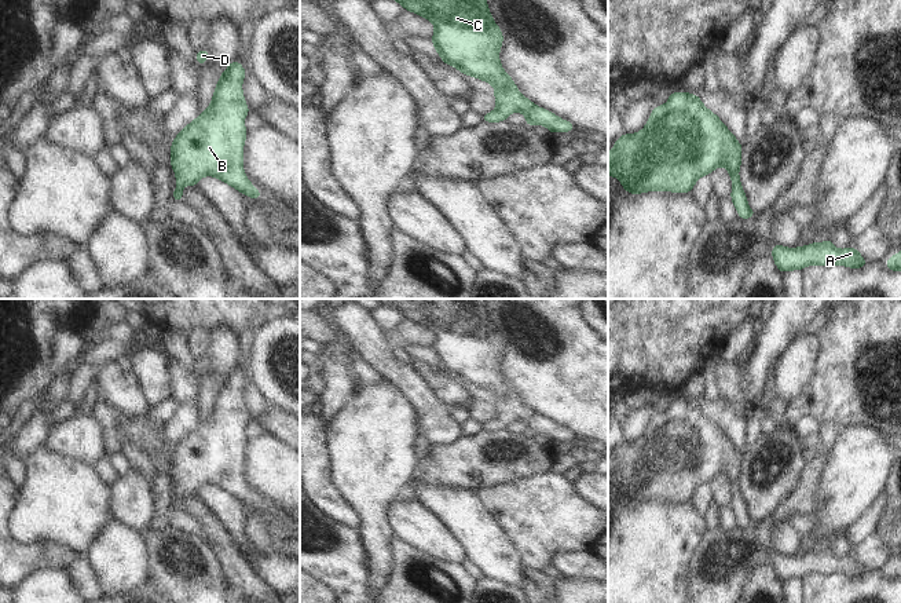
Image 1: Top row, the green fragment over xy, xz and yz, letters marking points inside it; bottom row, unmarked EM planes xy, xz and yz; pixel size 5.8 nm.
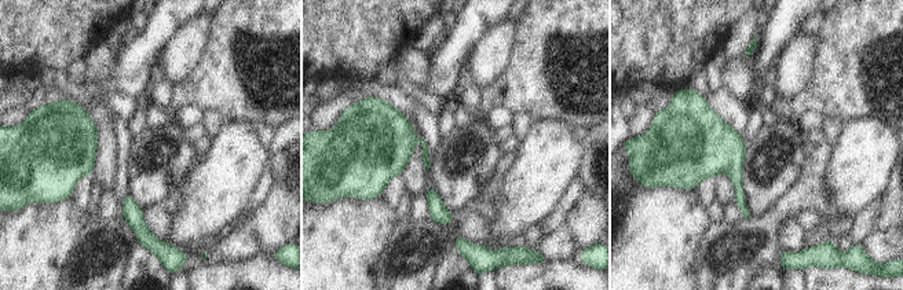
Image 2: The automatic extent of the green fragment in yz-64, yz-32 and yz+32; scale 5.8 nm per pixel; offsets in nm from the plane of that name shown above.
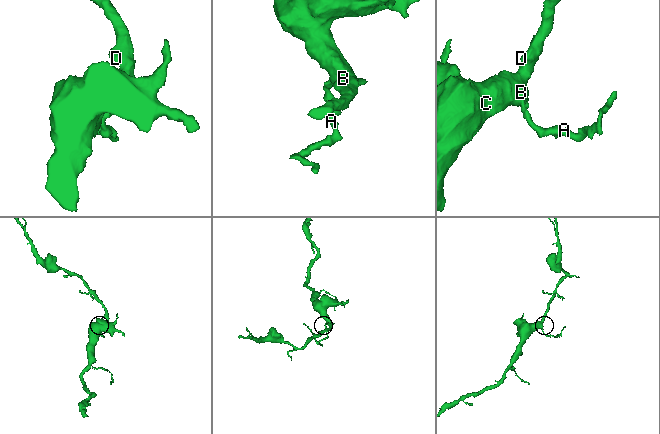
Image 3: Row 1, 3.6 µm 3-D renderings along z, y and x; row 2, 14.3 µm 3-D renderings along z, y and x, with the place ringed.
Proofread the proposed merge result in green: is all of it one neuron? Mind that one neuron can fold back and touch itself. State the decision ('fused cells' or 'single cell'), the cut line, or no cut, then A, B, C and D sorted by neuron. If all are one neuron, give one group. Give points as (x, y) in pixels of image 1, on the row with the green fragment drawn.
single cell; no cut; A B C D

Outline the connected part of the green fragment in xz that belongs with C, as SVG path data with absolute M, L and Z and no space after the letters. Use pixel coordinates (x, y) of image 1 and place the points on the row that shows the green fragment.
M395 0L406 11L411 11L435 25L435 33L431 37L437 55L443 63L458 69L462 74L476 77L491 84L497 91L492 96L497 99L497 109L481 116L481 121L501 123L508 116L520 112L527 120L525 125L545 125L550 134L572 132L575 129L571 121L565 121L554 113L538 107L534 102L520 94L512 77L503 70L499 62L499 51L503 43L503 34L494 22L488 10L487 0Z

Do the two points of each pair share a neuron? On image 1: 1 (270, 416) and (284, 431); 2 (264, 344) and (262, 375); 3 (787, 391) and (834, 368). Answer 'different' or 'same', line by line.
1: same
2: same
3: different

